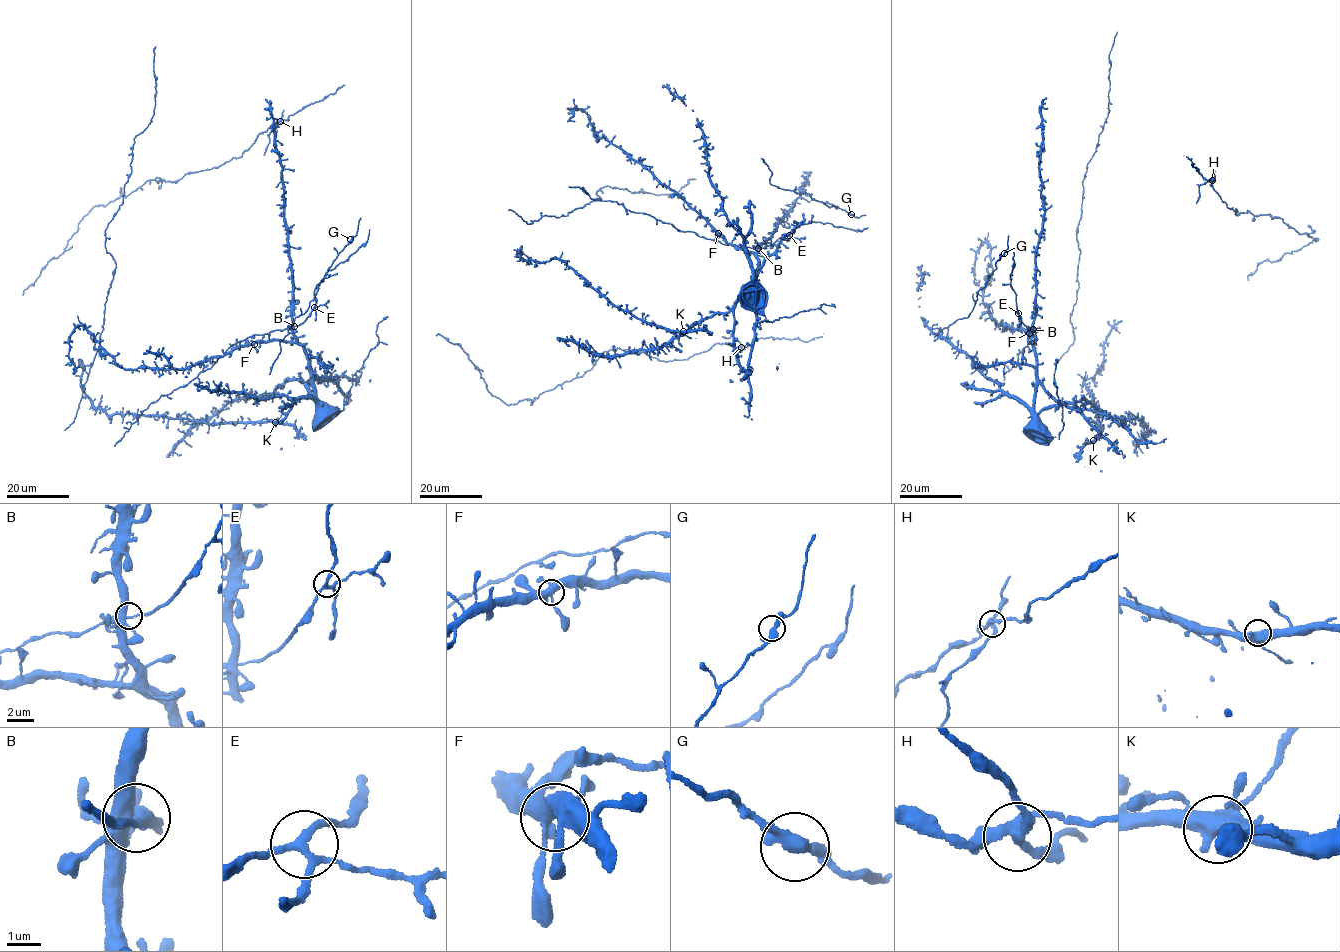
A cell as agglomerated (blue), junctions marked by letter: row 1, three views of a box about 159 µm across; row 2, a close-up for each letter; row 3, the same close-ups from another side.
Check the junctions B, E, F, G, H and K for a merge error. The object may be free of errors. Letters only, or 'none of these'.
H

